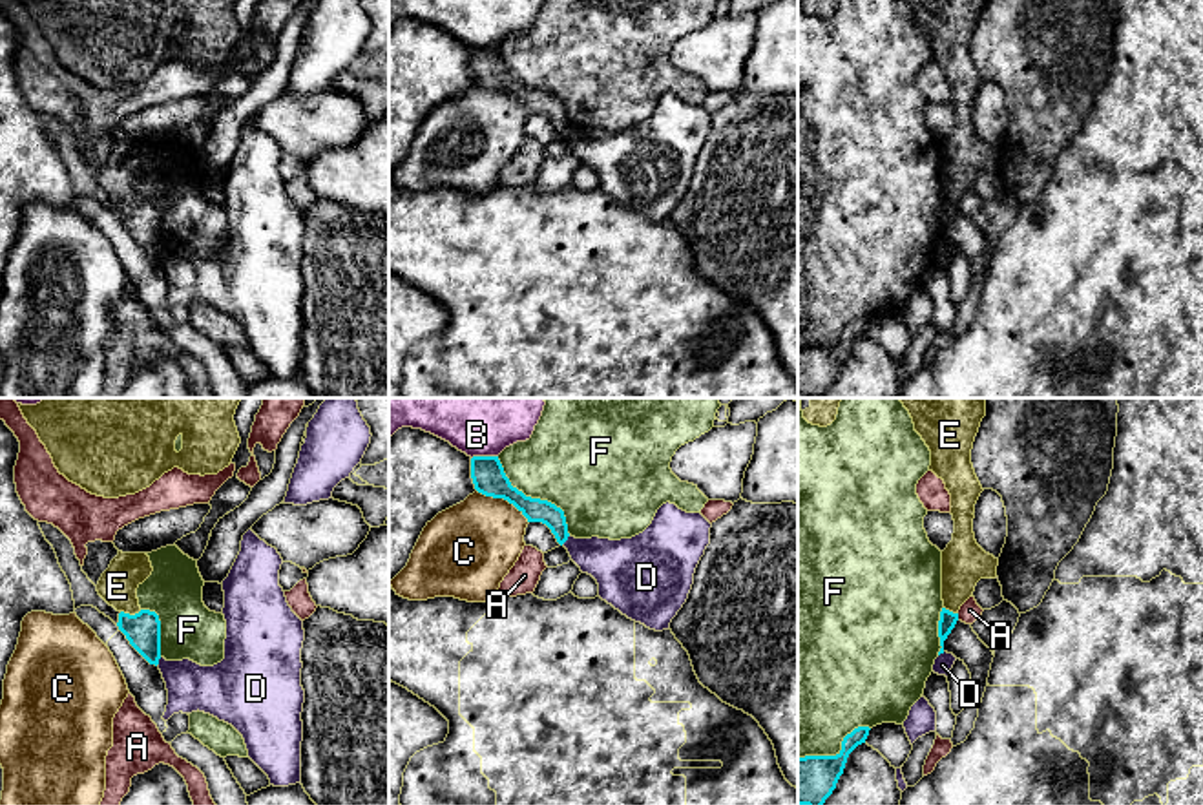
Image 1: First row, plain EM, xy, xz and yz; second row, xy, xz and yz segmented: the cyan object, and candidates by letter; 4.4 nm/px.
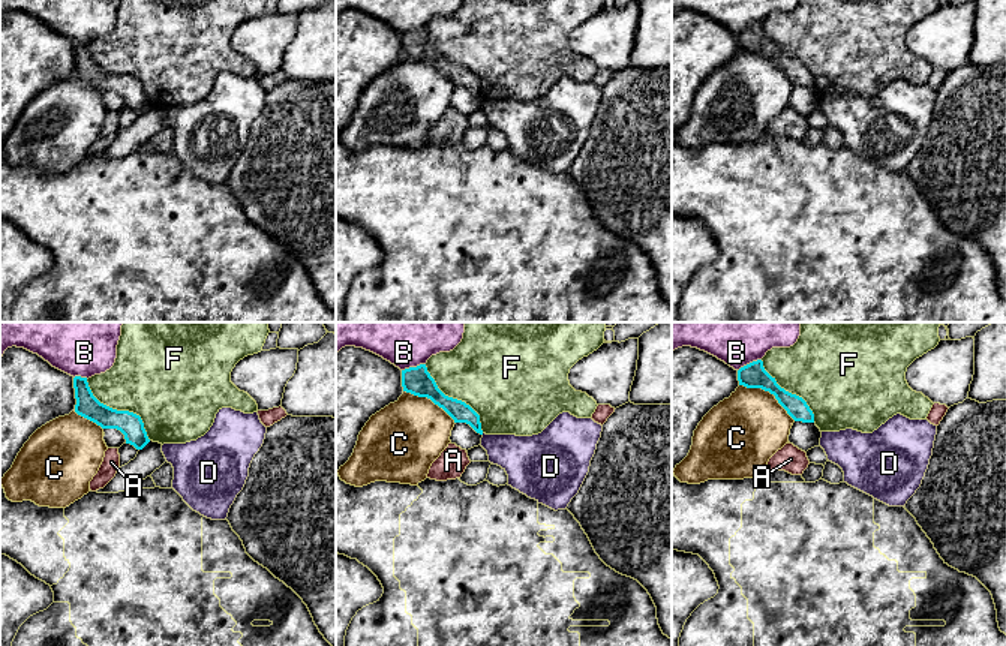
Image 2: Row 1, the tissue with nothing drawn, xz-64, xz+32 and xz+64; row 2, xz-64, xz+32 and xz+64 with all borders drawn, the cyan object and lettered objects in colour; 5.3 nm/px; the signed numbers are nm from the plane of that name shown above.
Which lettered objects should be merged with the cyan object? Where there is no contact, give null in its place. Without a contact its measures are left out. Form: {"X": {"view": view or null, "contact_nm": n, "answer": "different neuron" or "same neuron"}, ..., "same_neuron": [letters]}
{"A": {"view": "yz", "contact_nm": 30, "answer": "different neuron"}, "B": {"view": "xz", "contact_nm": 120, "answer": "different neuron"}, "C": {"view": "xz", "contact_nm": 280, "answer": "different neuron"}, "D": {"view": "xz", "contact_nm": 60, "answer": "different neuron"}, "E": {"view": "xy", "contact_nm": 100, "answer": "same neuron"}, "F": {"view": "xz", "contact_nm": 480, "answer": "different neuron"}, "same_neuron": ["E"]}

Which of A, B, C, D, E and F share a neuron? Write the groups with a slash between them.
A / B / C / D / E / F

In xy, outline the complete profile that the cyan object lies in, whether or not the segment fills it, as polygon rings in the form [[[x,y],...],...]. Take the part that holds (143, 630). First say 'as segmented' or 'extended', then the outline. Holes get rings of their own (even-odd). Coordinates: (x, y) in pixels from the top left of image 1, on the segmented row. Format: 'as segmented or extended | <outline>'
extended | [[[122,553],[102,573],[97,591],[119,612],[119,630],[130,644],[150,663],[161,659],[161,621],[155,612],[142,610],[137,588],[152,575],[153,568],[146,553]]]

